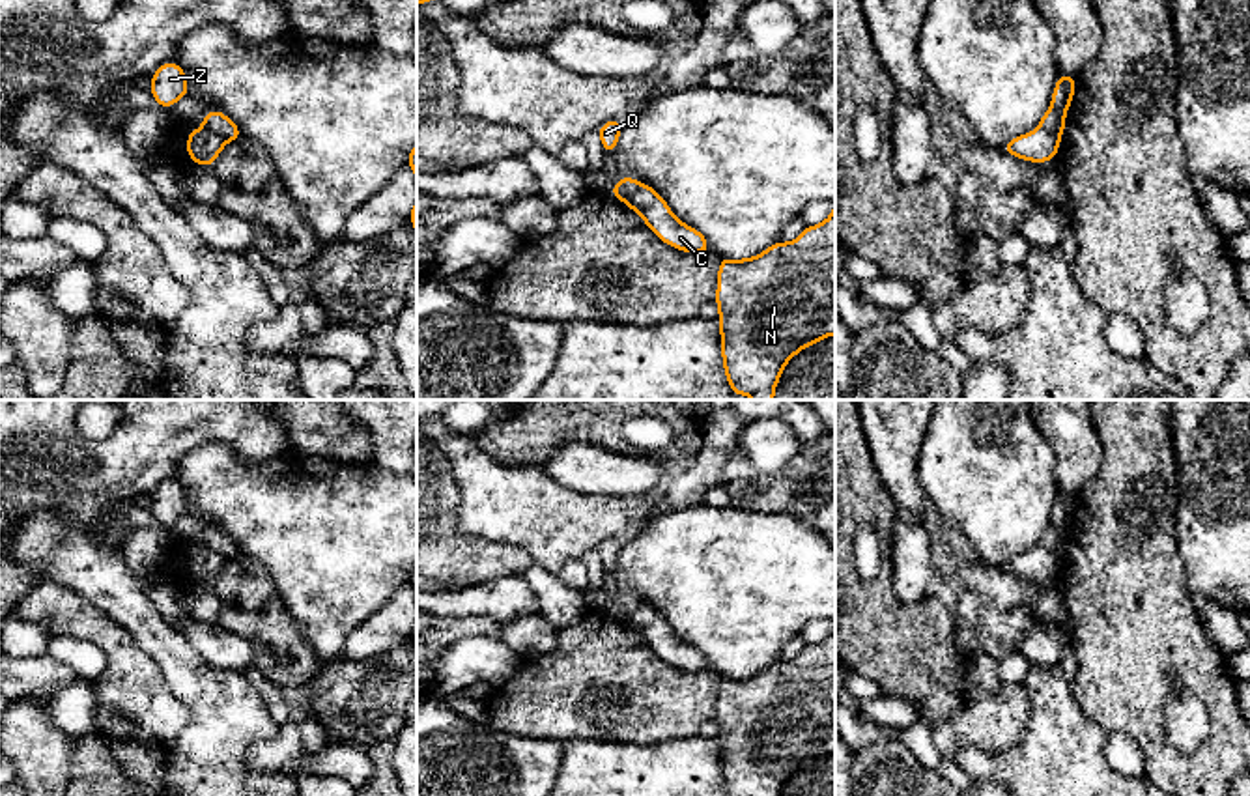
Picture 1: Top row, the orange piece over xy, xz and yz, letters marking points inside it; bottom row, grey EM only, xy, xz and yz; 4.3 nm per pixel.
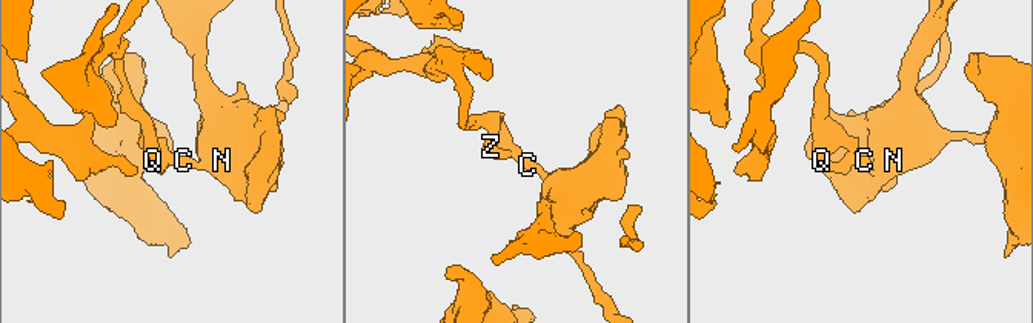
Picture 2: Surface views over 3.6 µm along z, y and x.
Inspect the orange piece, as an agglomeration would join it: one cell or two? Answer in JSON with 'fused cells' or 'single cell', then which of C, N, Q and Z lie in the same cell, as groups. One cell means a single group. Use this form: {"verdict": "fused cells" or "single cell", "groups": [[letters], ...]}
{"verdict": "fused cells", "groups": [["C", "N"], ["Q", "Z"]]}

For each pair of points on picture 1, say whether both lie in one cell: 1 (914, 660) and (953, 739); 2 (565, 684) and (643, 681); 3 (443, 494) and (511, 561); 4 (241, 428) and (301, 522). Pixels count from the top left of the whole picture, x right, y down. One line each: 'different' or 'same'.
1: different
2: same
3: same
4: different

